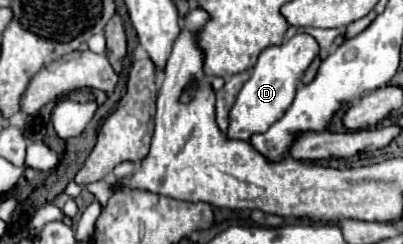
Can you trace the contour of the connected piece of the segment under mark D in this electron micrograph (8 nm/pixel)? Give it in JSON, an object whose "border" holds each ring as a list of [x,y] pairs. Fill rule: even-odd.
{"border":[[[305,32],[295,34],[293,38],[277,44],[277,46],[265,48],[261,52],[257,64],[253,66],[251,78],[243,84],[243,88],[231,108],[231,122],[229,122],[227,138],[249,140],[251,134],[265,132],[277,118],[281,118],[283,112],[291,106],[291,102],[295,98],[295,90],[297,90],[301,76],[305,74],[305,70],[309,68],[309,64],[315,60],[317,54],[319,54],[317,40]]]}

